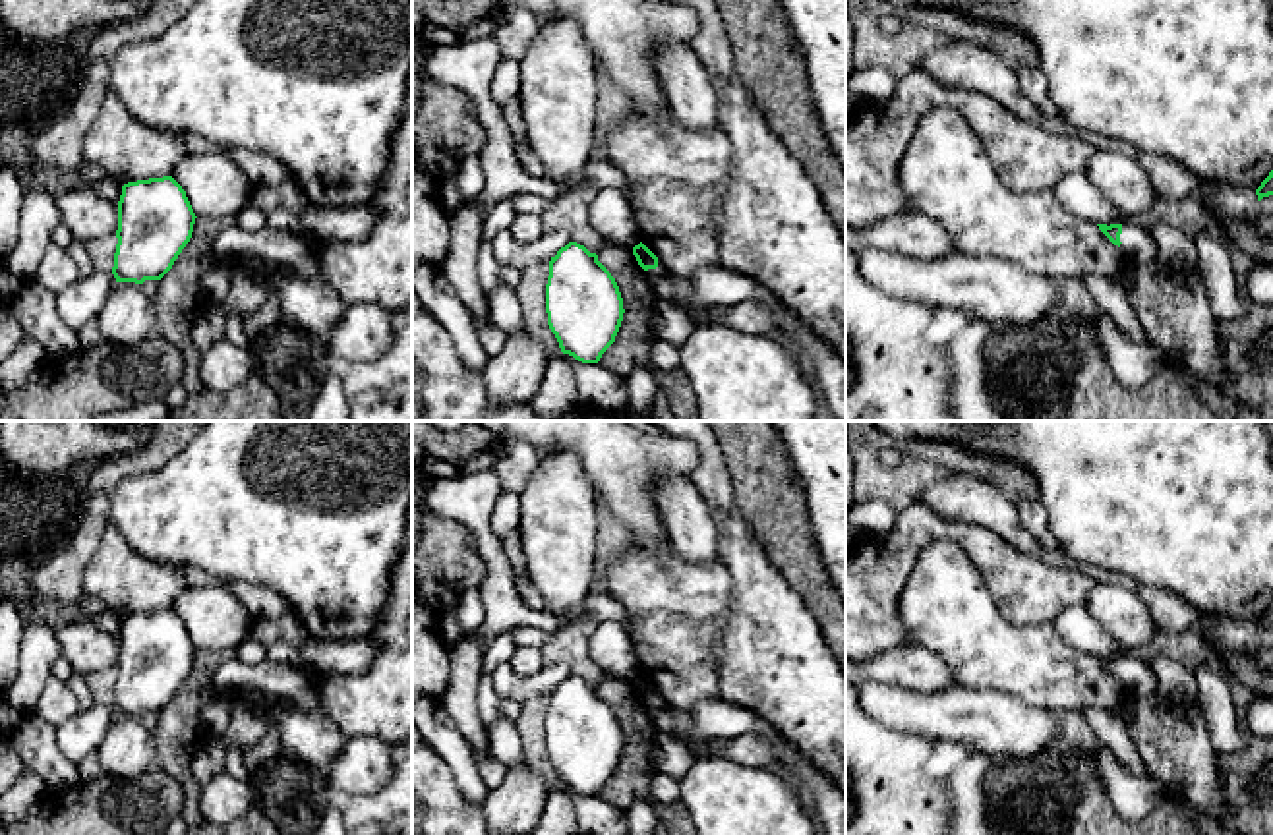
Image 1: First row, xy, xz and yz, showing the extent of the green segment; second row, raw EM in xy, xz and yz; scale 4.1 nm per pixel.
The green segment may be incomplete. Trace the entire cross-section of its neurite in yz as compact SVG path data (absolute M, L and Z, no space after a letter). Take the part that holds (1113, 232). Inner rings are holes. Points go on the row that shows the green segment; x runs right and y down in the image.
M1128 220L1124 224L1097 226L1114 245L1120 247L1124 259L1132 267L1149 263L1151 259L1159 257L1159 245L1153 240L1151 232L1136 220Z

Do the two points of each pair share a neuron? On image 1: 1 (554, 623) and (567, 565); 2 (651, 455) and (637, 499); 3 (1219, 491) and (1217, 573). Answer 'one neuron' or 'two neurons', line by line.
1: two neurons
2: one neuron
3: one neuron

